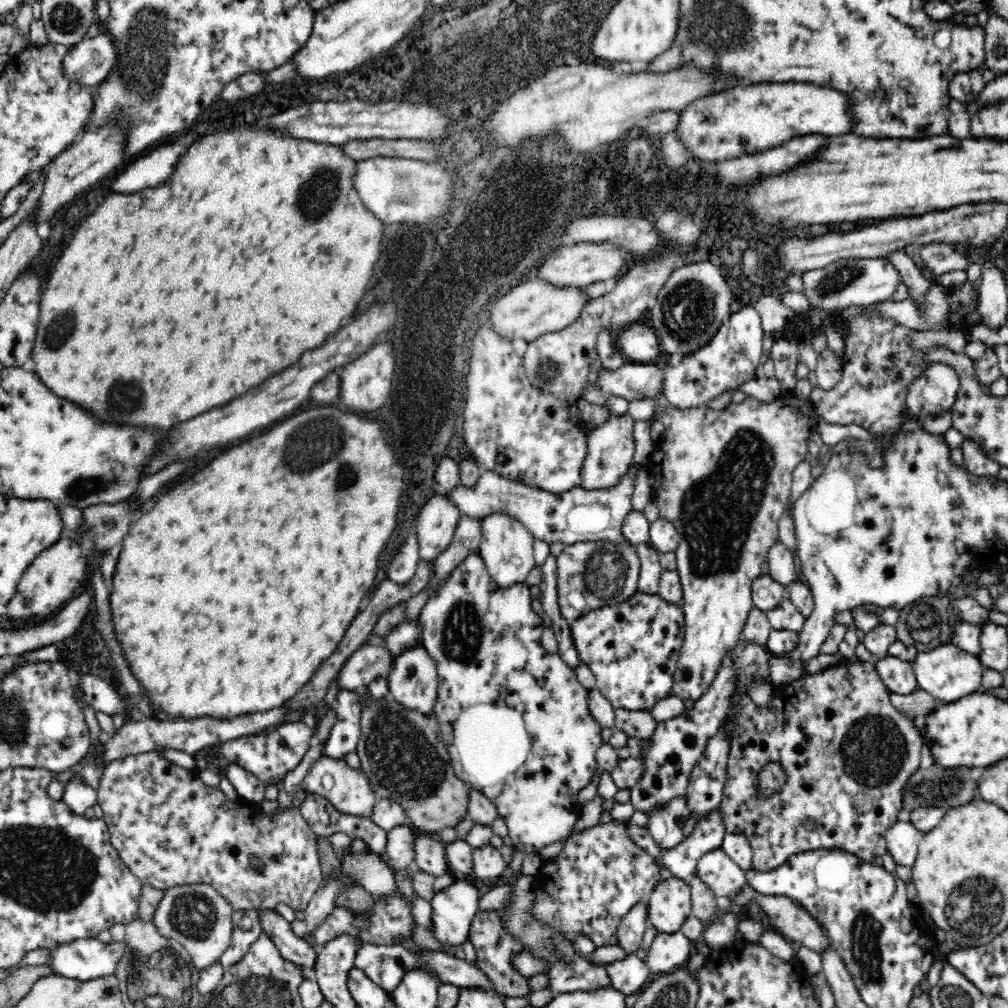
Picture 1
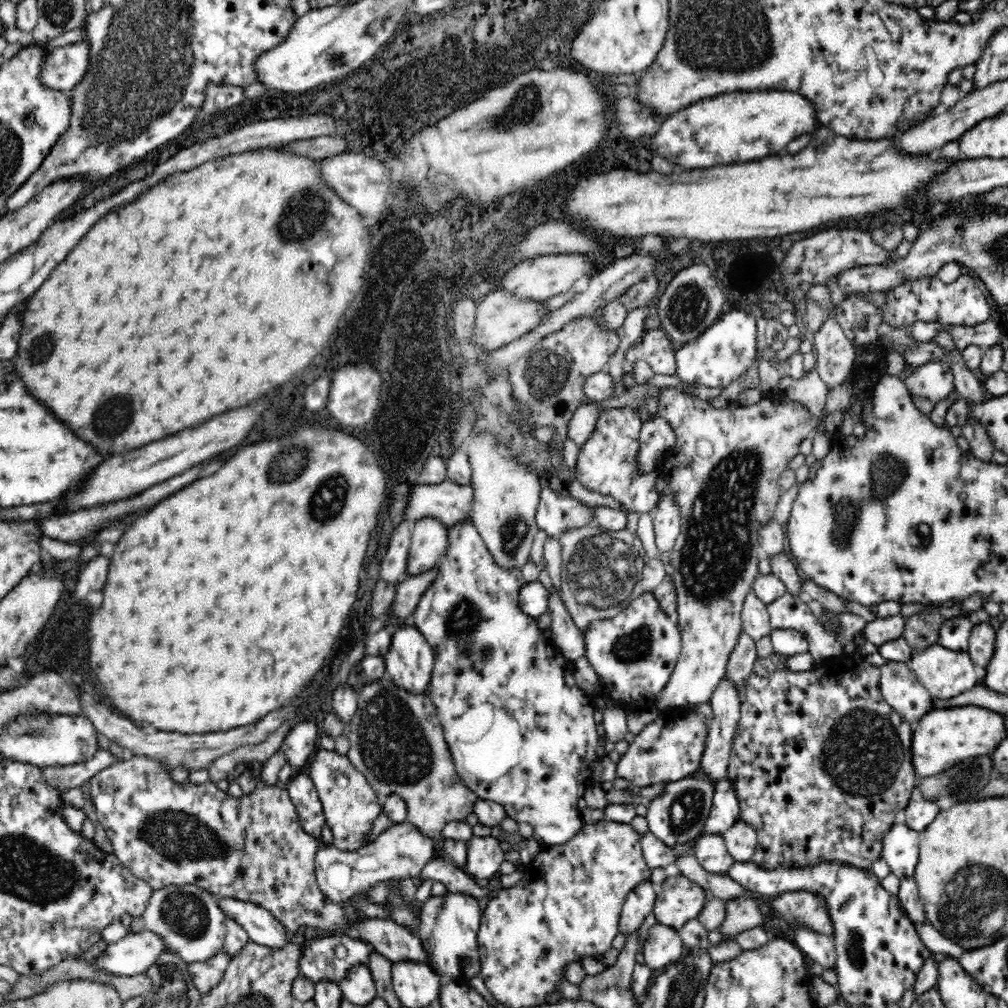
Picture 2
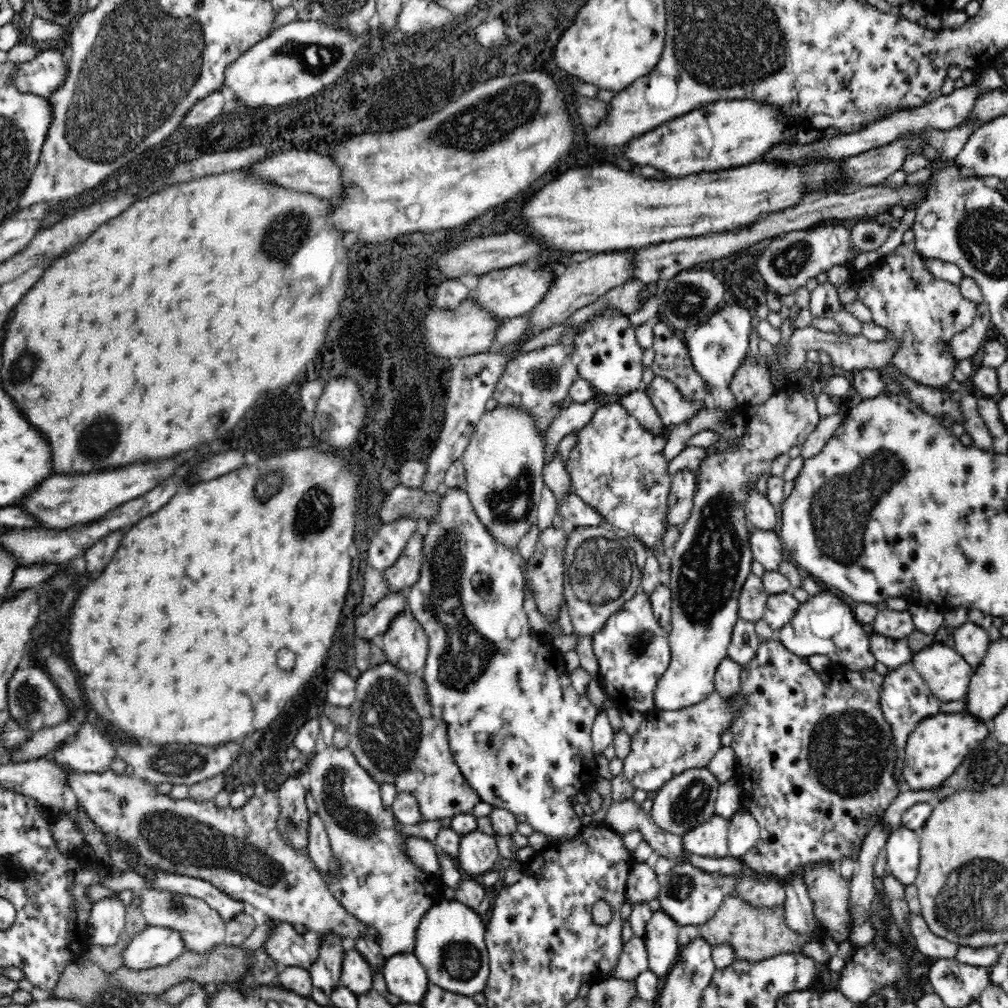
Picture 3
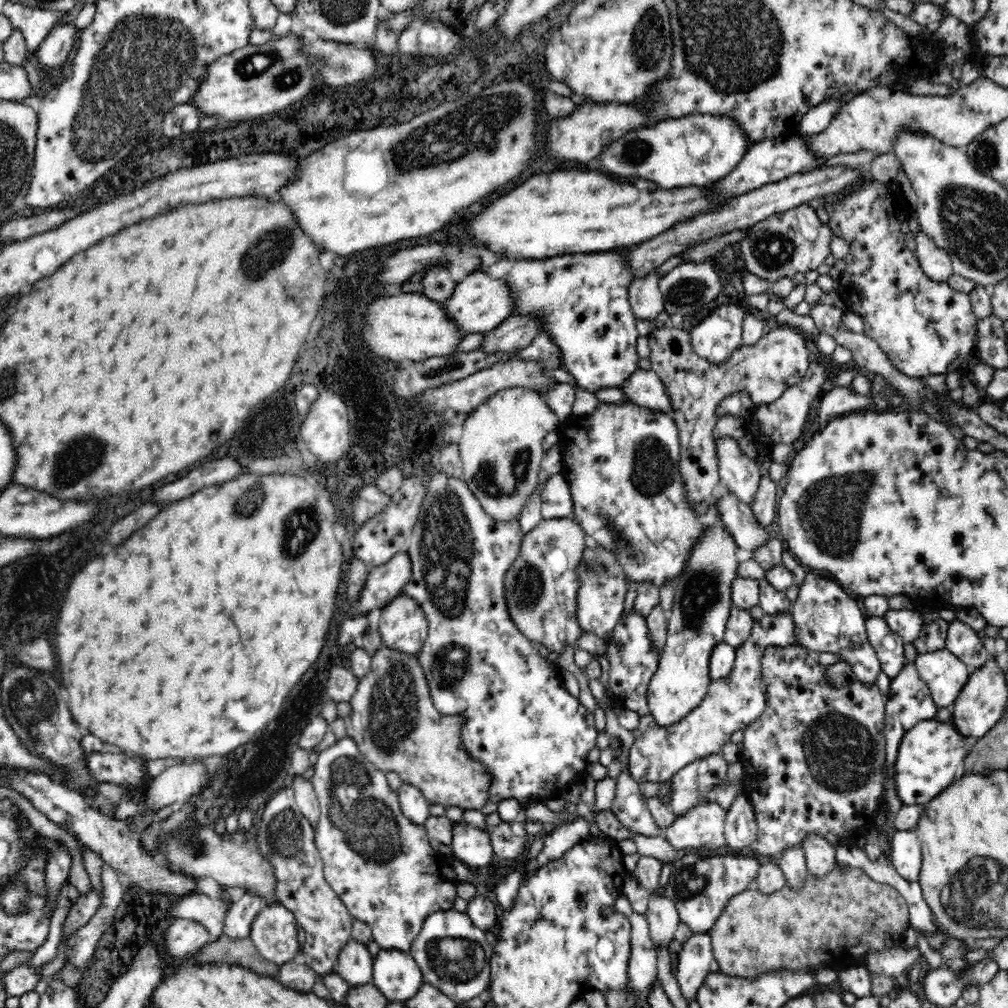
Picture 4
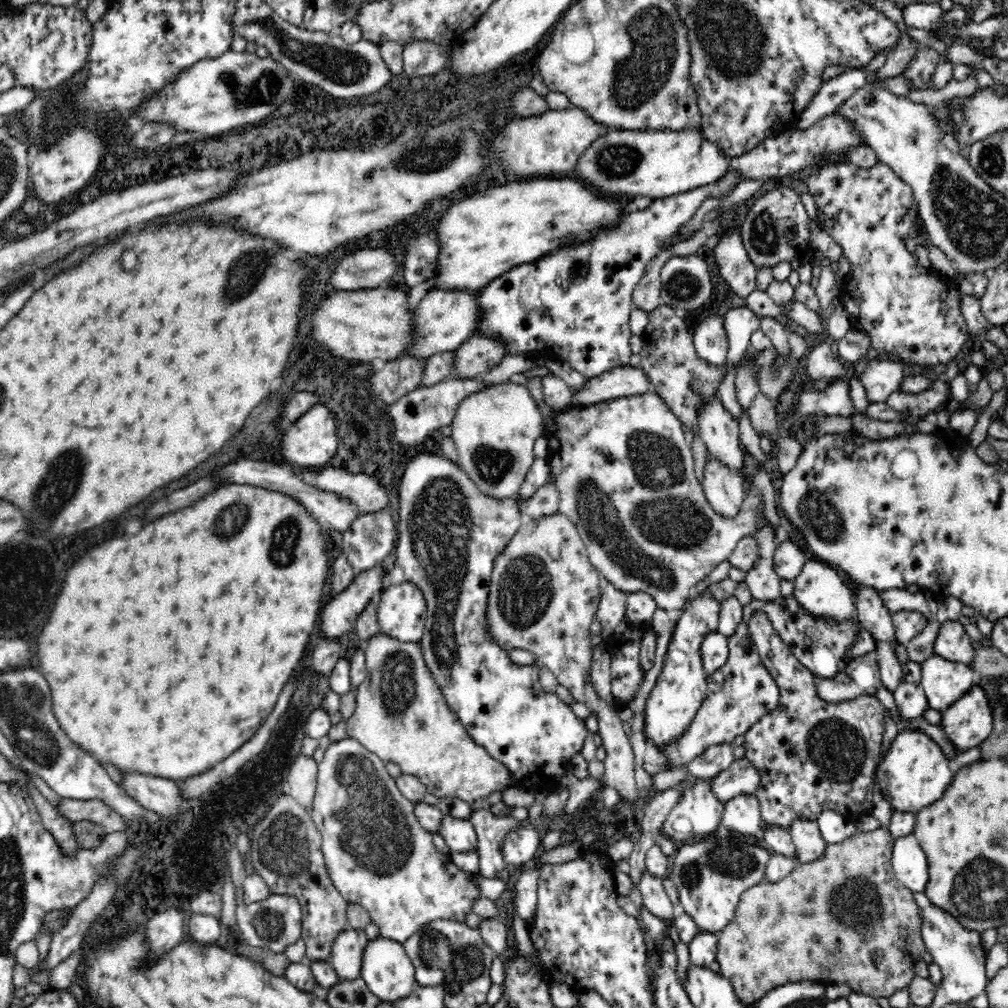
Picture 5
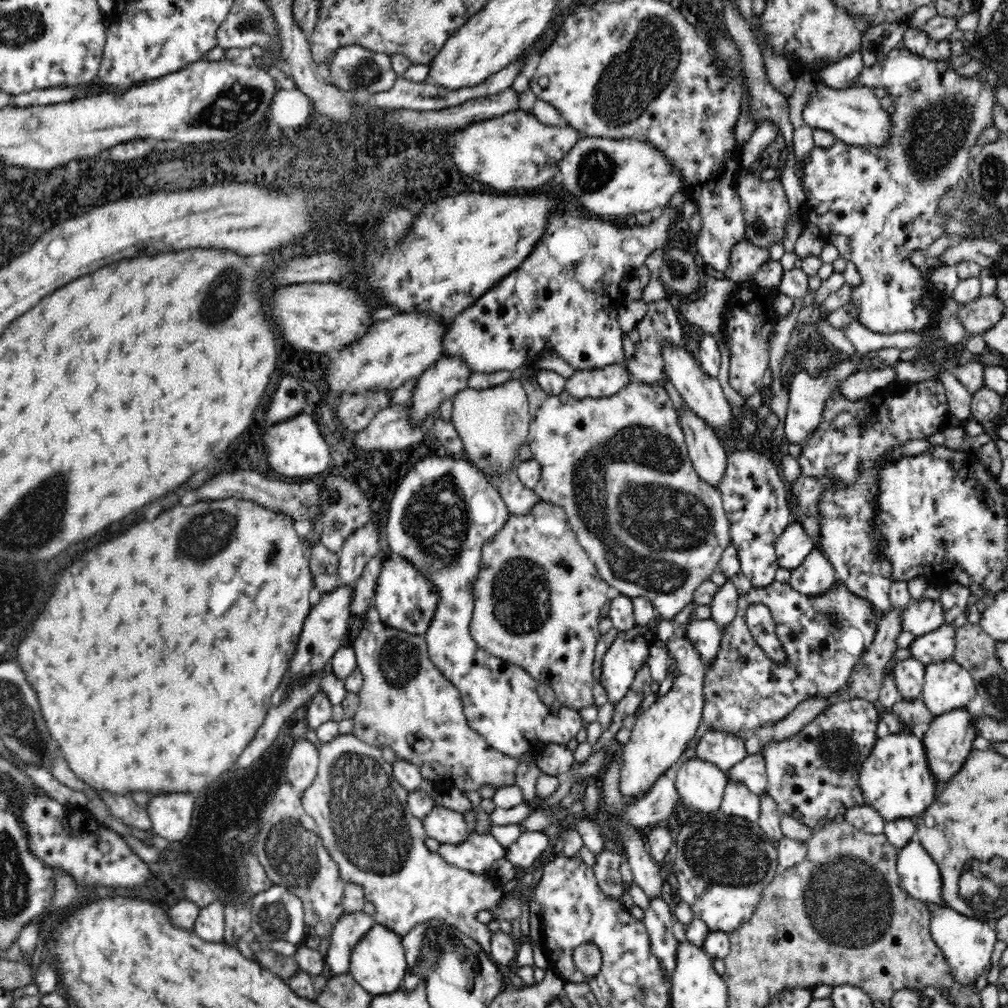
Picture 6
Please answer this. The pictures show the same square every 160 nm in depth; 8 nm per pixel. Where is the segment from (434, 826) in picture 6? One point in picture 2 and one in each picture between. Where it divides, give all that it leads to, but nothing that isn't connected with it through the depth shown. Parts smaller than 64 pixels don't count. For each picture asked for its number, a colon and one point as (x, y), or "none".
2: (484, 855)
3: (478, 853)
4: (470, 845)
5: (459, 834)

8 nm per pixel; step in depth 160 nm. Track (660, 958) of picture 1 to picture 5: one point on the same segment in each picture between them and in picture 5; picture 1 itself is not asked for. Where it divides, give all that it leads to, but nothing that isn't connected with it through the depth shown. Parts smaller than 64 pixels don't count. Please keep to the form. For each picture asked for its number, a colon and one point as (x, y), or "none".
2: (662, 946)
3: (661, 935)
4: (663, 918)
5: (655, 899)

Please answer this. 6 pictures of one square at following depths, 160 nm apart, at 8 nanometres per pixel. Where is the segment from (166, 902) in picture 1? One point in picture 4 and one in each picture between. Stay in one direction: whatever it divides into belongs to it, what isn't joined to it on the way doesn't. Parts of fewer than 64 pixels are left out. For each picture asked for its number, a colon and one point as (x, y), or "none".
2: (186, 916)
3: (202, 927)
4: (211, 912)

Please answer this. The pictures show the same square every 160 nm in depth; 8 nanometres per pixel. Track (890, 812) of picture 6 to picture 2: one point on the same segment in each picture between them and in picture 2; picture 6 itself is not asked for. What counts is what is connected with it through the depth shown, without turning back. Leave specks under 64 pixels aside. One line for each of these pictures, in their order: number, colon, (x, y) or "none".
2: (942, 738)
3: (935, 750)
4: (930, 752)
5: (913, 773)

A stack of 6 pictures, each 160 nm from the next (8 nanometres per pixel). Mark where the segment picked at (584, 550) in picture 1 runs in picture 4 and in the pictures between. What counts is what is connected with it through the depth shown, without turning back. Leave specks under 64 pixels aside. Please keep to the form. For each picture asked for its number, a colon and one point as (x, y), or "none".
2: (601, 570)
3: (600, 575)
4: (600, 600)

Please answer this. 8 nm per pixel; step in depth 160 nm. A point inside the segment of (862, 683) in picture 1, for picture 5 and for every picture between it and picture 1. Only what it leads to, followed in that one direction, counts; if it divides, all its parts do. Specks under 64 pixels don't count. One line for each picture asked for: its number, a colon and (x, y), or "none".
2: (820, 763)
3: (815, 757)
4: (814, 761)
5: (812, 756)

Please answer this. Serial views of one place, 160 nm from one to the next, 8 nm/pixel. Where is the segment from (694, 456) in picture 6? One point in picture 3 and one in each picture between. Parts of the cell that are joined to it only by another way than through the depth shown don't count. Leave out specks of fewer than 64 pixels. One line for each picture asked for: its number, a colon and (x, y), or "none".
3: (766, 548)
4: (737, 517)
5: (723, 489)

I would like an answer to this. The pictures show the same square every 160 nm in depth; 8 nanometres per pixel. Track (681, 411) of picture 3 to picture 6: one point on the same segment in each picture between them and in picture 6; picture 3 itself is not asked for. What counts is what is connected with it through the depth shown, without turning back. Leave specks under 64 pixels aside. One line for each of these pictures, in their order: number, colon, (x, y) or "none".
4: (643, 387)
5: (623, 381)
6: (610, 379)

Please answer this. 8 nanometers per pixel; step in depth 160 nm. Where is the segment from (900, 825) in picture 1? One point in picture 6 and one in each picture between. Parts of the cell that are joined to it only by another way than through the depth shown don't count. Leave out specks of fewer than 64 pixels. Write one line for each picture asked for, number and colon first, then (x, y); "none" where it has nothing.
2: (900, 848)
3: (902, 845)
4: (905, 849)
5: (909, 862)
6: (920, 876)

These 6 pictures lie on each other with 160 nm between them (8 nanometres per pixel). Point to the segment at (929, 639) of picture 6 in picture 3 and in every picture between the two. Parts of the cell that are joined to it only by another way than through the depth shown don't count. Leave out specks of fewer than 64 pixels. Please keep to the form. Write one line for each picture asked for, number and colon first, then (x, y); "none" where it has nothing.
3: (969, 640)
4: (962, 640)
5: (952, 643)

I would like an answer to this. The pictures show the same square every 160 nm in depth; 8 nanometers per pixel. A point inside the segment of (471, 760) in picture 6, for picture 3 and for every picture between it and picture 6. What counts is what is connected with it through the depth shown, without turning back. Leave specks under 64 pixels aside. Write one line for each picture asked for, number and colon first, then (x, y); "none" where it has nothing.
3: (395, 736)
4: (393, 720)
5: (401, 715)

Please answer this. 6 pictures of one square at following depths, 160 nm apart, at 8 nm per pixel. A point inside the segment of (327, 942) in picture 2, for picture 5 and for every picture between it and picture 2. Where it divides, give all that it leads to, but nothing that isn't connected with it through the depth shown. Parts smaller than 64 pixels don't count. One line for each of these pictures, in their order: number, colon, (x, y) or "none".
3: (285, 946)
4: (273, 931)
5: (273, 923)

